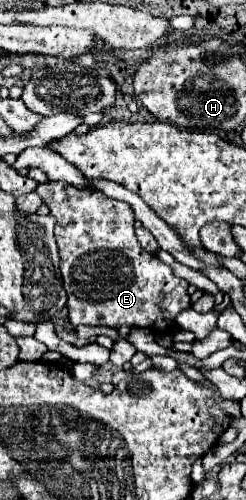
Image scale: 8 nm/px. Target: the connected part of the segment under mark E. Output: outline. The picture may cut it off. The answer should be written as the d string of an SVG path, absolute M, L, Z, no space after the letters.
M66 182L36 186L50 214L56 218L60 272L68 294L68 318L74 326L140 326L158 332L158 322L172 326L174 316L190 308L188 282L174 276L172 268L140 248L134 234L130 204L112 200L102 192L76 190Z

